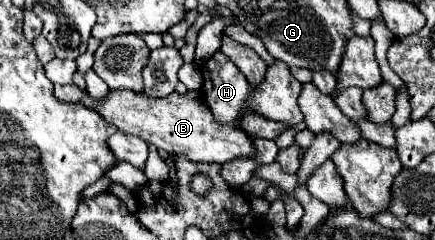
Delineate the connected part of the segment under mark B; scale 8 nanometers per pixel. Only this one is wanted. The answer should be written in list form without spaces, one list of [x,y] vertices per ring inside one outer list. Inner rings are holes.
[[[66,84],[66,86],[54,86],[54,96],[60,102],[72,102],[82,104],[94,112],[98,112],[106,122],[114,124],[124,134],[132,134],[142,138],[148,144],[154,144],[158,150],[164,150],[174,156],[186,156],[192,162],[214,162],[214,164],[226,164],[234,158],[254,158],[256,148],[254,142],[246,132],[240,128],[234,128],[230,124],[218,124],[206,104],[206,98],[202,92],[188,92],[178,94],[172,92],[166,98],[150,98],[144,92],[132,92],[128,88],[110,90],[106,98],[94,100],[86,90]]]

